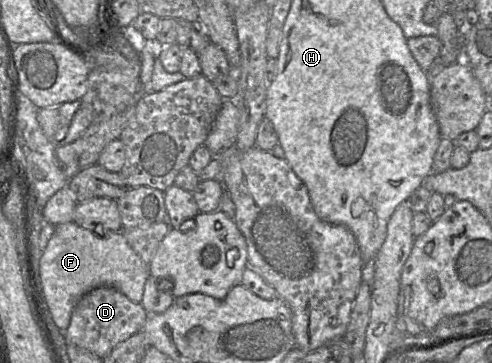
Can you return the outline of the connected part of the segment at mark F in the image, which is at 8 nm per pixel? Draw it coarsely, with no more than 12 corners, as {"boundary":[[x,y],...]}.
{"boundary":[[55,225],[40,259],[53,320],[113,287],[140,303],[148,266],[122,231]]}

